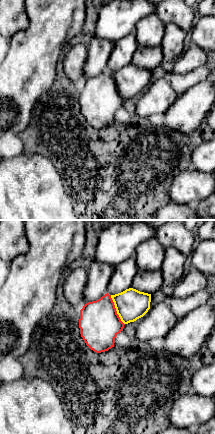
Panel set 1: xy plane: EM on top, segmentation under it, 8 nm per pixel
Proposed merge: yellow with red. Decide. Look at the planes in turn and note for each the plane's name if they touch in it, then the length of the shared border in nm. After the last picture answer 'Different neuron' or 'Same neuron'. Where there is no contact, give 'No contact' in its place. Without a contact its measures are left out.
Touches yellow in xy. Shared border 260 nm

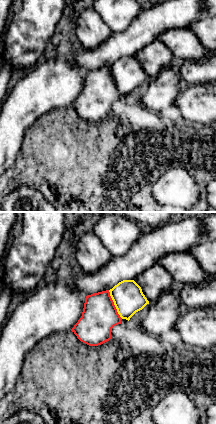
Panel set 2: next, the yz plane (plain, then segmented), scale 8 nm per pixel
Touches yellow in yz. Shared border 260 nm

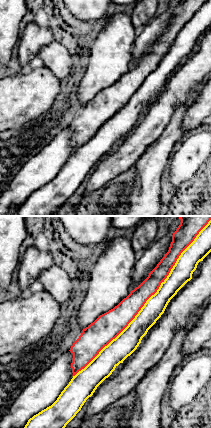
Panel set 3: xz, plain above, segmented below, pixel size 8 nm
Touches yellow in xz. Shared border 1600 nm

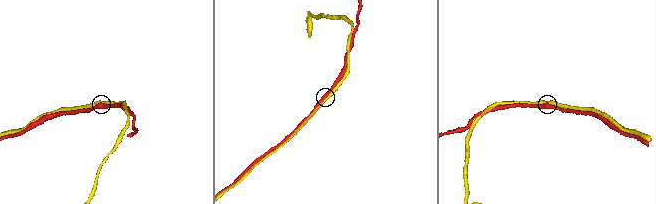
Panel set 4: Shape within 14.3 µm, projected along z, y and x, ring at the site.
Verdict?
Different neuron

